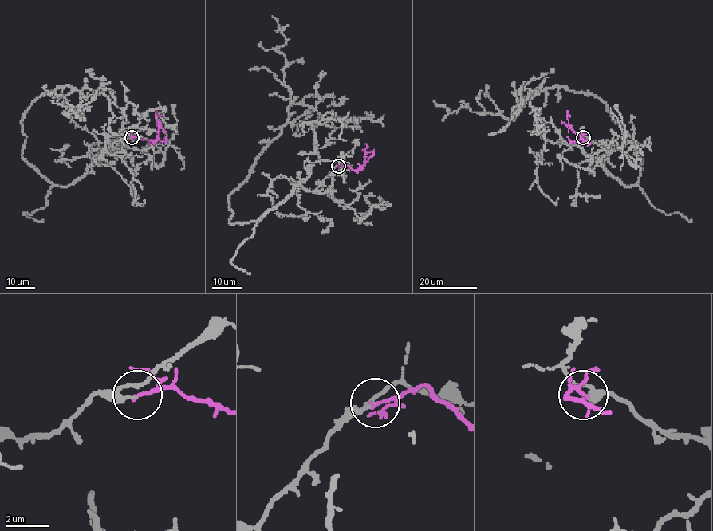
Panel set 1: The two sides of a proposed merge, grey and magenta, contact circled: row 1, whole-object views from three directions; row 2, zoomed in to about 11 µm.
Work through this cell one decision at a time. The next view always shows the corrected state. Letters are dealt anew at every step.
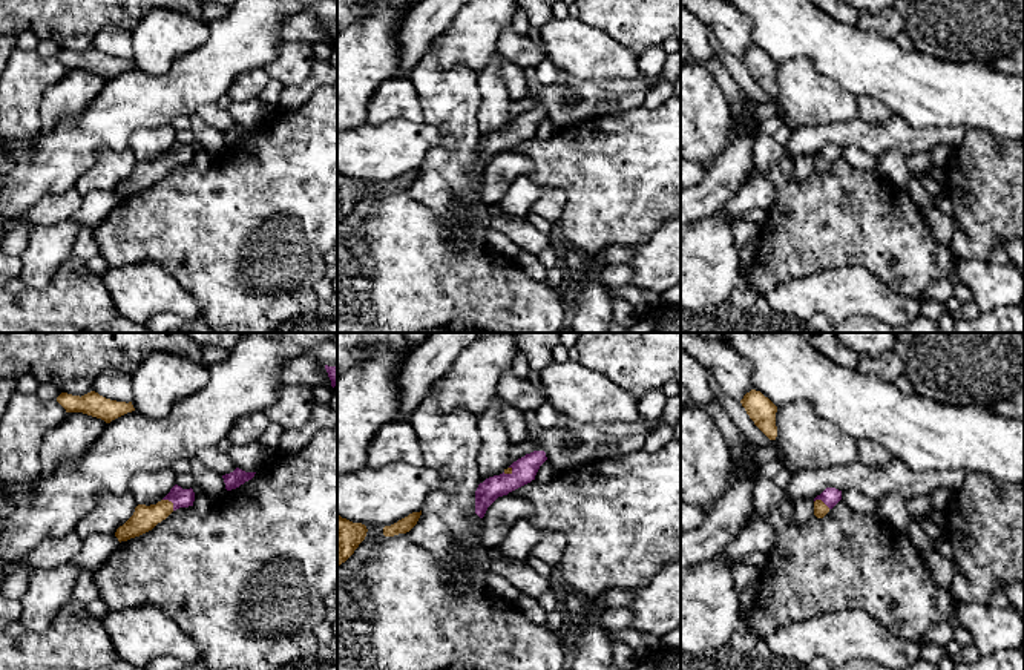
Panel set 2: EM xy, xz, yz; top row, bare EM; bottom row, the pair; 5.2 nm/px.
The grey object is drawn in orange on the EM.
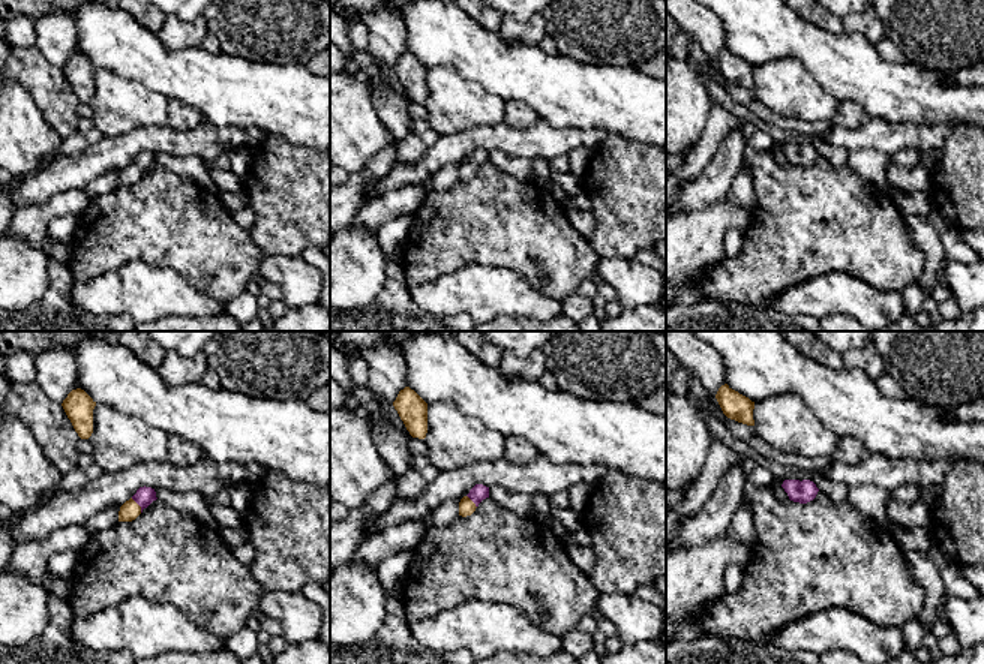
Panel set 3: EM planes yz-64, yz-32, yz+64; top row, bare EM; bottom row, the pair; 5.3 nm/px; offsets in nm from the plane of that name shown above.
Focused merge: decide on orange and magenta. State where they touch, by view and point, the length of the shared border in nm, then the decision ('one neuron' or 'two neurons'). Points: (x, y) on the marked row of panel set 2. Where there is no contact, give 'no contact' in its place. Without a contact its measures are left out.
contact xy (170, 502); length 90 nm; one neuron

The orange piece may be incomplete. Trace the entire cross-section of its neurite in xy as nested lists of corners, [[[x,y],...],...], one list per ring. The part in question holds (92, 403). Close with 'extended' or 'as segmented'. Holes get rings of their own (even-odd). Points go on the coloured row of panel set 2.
[[[90,391],[84,396],[72,396],[61,392],[57,402],[66,409],[66,412],[83,412],[110,423],[112,420],[135,411],[132,402],[117,402]]]; as segmented

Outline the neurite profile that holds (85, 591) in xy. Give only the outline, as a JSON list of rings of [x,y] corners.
[[[81,570],[75,587],[72,590],[71,599],[75,599],[81,604],[87,604],[94,601],[95,598],[100,598],[98,587],[95,583],[95,572],[94,570]]]

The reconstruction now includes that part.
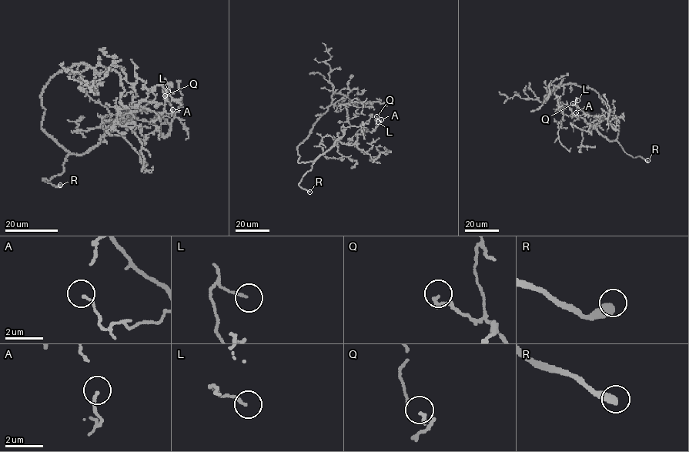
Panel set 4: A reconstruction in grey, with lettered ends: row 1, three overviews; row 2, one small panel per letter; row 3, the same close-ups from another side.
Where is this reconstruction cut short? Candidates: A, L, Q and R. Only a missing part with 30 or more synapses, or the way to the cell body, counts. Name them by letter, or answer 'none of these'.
R

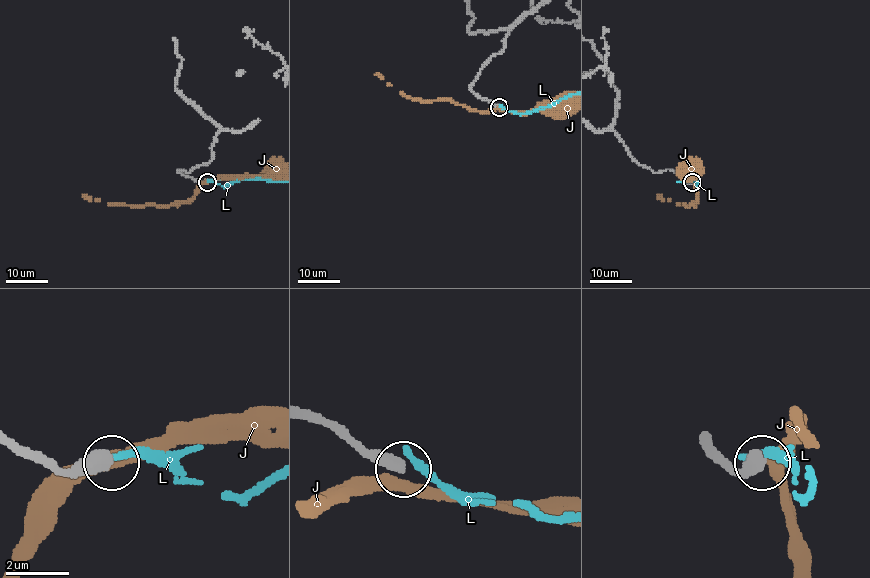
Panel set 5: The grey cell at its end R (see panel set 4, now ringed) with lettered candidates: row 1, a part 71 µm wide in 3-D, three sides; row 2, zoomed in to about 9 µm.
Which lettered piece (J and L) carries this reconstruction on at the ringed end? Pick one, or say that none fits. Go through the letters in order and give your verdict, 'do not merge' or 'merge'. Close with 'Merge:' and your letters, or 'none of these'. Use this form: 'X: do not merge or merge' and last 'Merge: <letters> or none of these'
J: do not merge
L: do not merge
Merge: none of these

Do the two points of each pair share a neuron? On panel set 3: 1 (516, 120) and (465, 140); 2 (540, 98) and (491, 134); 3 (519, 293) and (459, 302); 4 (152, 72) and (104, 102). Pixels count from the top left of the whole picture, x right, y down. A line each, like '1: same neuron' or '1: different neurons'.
1: different neurons
2: different neurons
3: same neuron
4: different neurons

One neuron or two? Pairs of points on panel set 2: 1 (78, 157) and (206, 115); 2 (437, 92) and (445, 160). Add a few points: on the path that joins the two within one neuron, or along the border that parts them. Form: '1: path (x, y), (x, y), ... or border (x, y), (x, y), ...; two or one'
1: border (215, 101), (203, 106), (195, 114); two
2: path (452, 109), (452, 143); one

